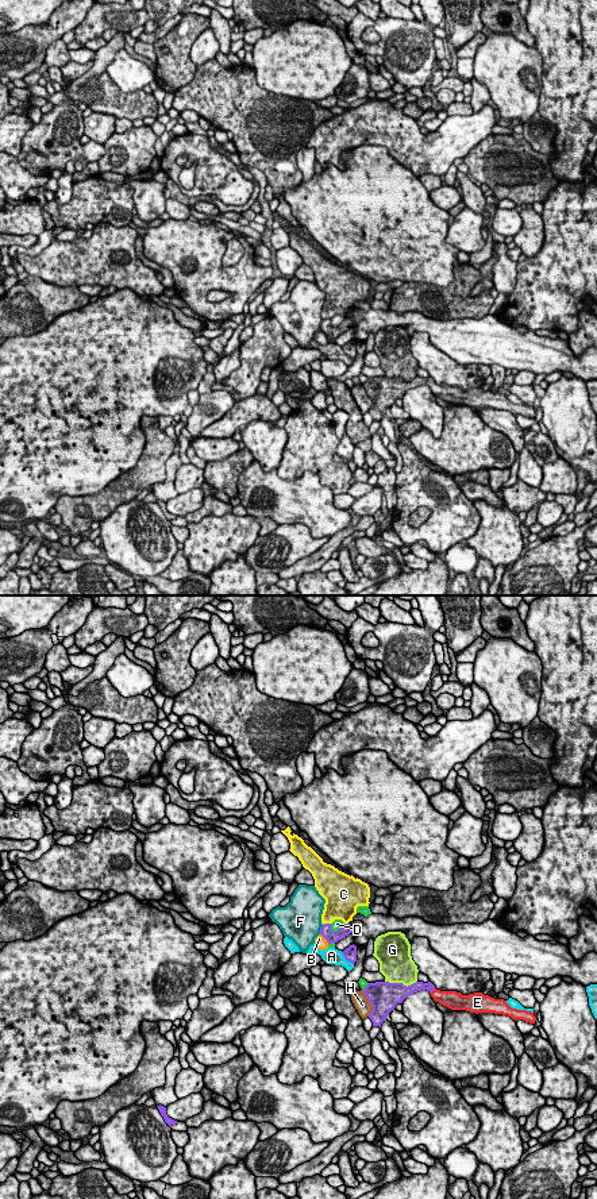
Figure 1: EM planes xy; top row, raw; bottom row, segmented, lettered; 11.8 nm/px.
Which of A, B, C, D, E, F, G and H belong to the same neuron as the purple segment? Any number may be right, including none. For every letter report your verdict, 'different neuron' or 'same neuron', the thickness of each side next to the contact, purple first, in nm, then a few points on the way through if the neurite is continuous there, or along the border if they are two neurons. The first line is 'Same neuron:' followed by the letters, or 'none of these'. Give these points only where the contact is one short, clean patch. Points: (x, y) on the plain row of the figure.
Same neuron: E
A: different neuron; 160 nm thick on the purple side, 190 nm on the other; border along xy (341, 347), (353, 359)
B: different neuron; 140 nm thick on the purple side, 140 nm on the other
C: different neuron; 140 nm thick on the purple side, 300 nm on the other
D: different neuron; 140 nm thick on the purple side, 120 nm on the other
E: same neuron; 120 nm thick on the purple side, 200 nm on the other; runs through xy (418, 381), (432, 385), (438, 390), (450, 394)
F: different neuron; 140 nm thick on the purple side, 480 nm on the other
G: different neuron; 340 nm thick on the purple side, 400 nm on the other
H: different neuron; 340 nm thick on the purple side, 180 nm on the other

